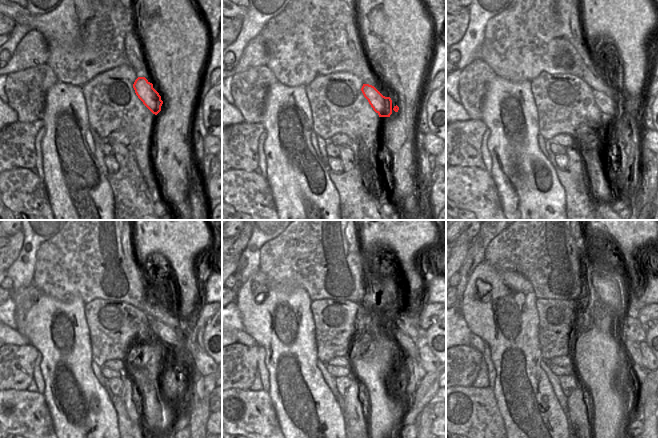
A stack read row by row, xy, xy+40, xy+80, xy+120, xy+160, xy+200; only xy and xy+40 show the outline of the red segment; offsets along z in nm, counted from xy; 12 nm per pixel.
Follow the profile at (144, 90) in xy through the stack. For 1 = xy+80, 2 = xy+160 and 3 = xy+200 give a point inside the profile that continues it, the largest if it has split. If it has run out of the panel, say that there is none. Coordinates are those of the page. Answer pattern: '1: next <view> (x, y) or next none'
1: next xy+80 (609, 108)
2: next xy+160 (407, 345)
3: next xy+200 (633, 350)

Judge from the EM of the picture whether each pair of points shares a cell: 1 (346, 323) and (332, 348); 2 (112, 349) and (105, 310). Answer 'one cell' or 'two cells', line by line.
1: one cell
2: one cell

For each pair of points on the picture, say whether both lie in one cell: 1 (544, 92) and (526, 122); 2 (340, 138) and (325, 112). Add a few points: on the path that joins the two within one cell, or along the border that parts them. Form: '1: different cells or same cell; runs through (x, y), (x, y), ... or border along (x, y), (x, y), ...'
1: different cells; border along (530, 84), (538, 117), (539, 130)
2: different cells; border along (329, 139), (344, 133), (353, 147)

